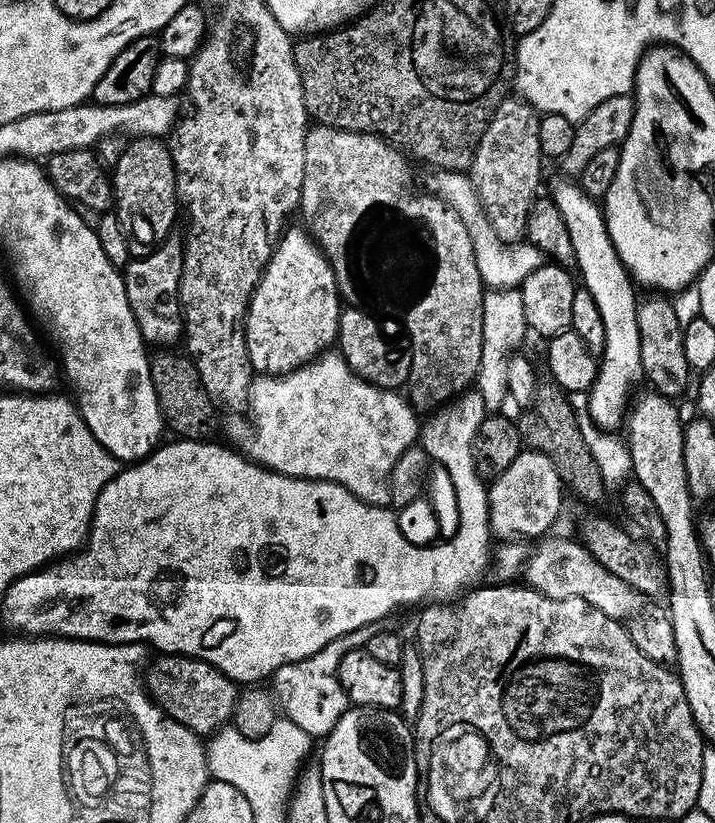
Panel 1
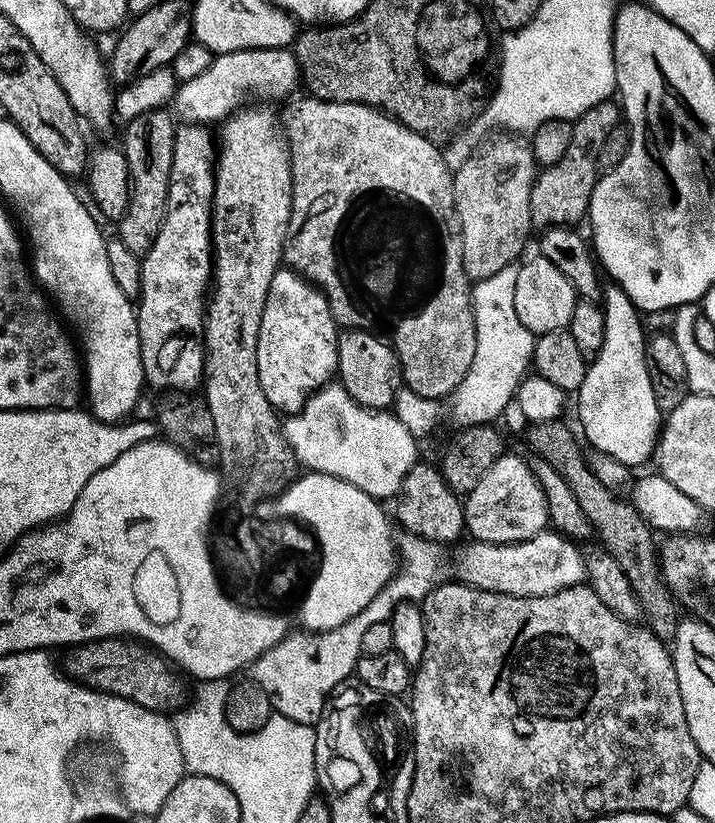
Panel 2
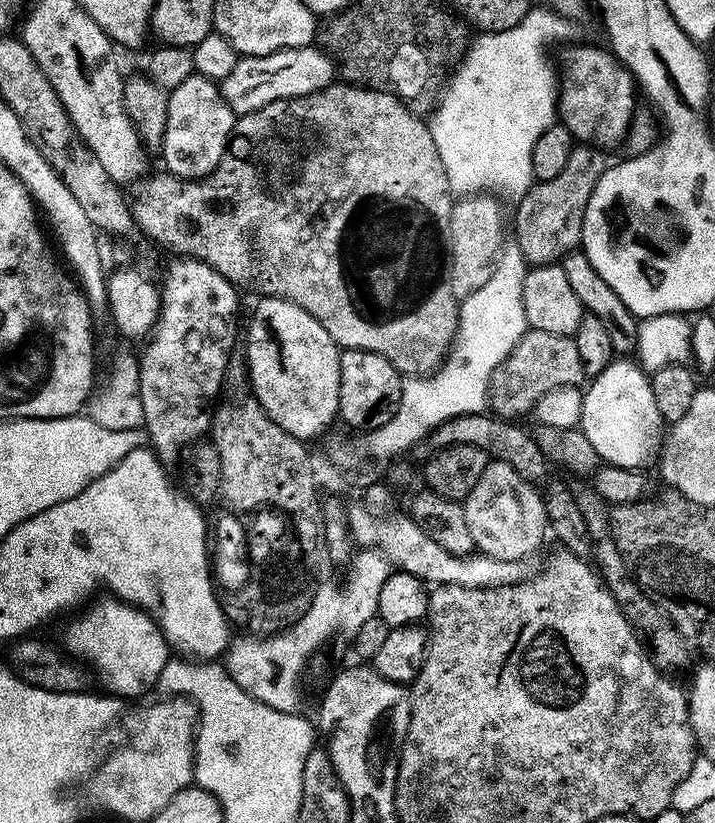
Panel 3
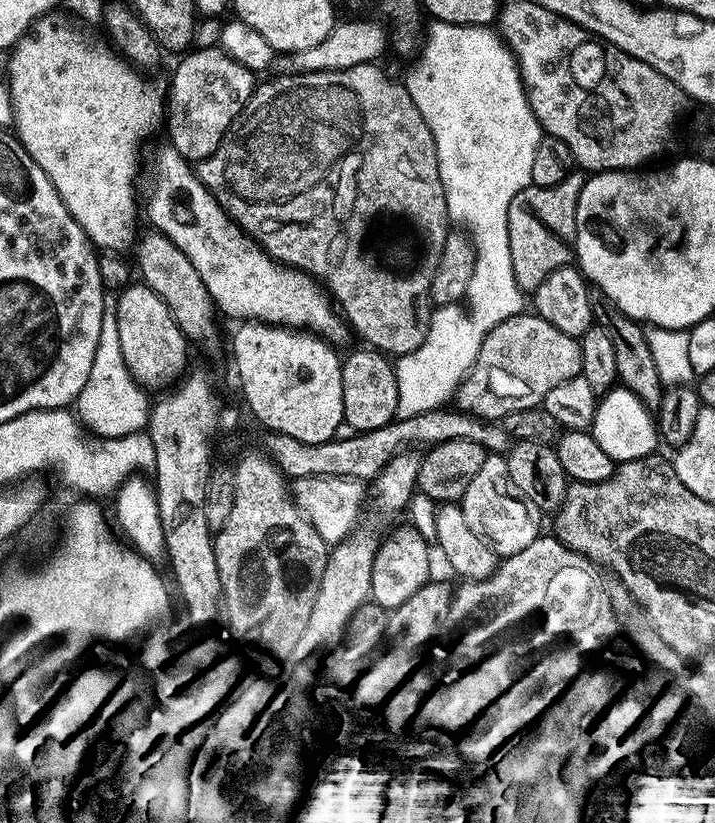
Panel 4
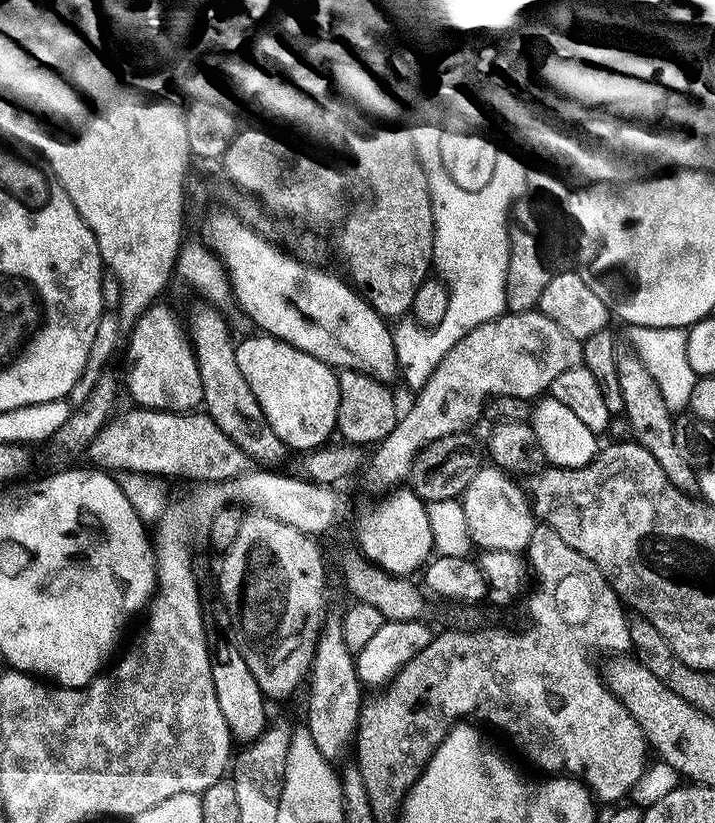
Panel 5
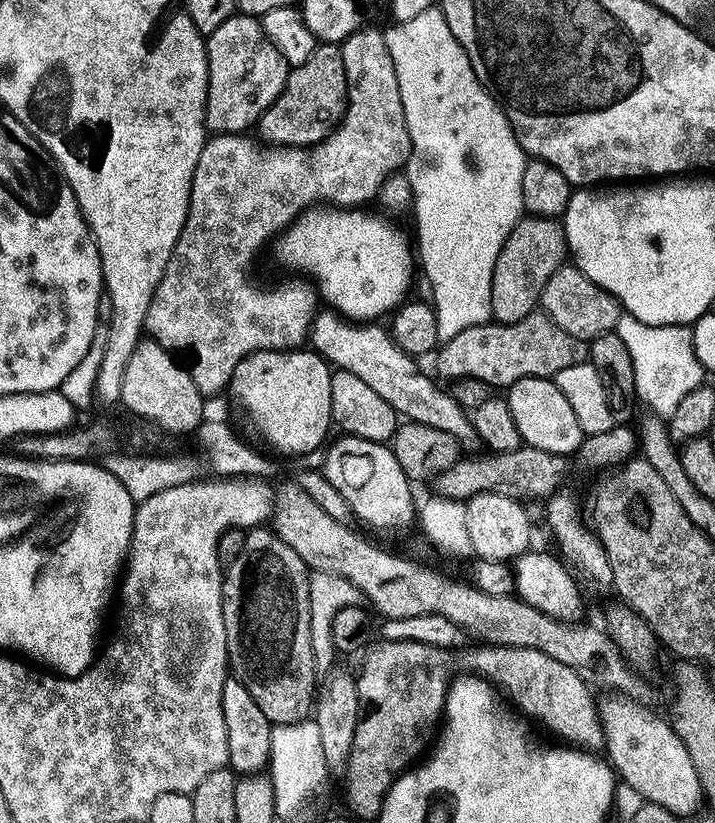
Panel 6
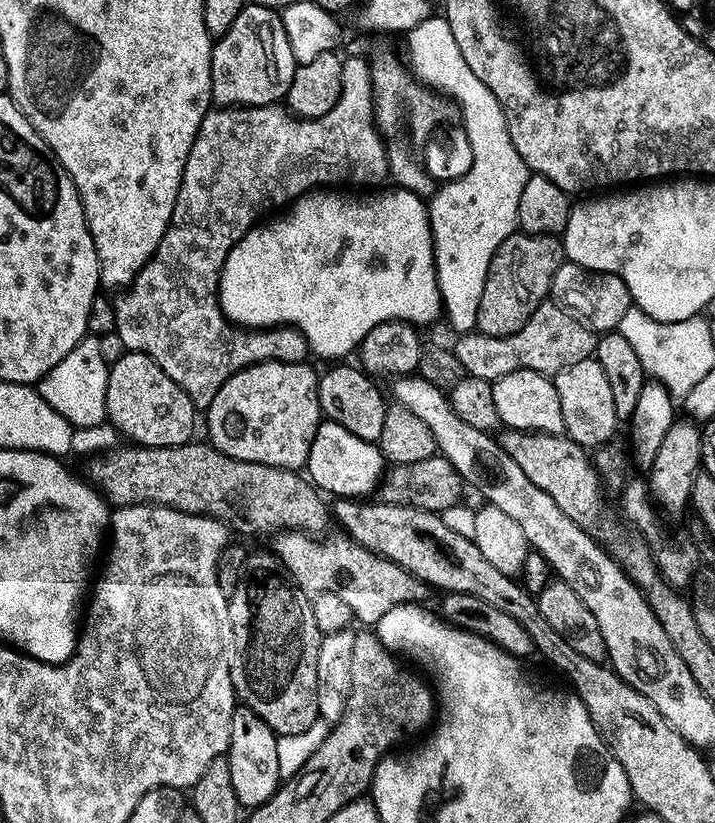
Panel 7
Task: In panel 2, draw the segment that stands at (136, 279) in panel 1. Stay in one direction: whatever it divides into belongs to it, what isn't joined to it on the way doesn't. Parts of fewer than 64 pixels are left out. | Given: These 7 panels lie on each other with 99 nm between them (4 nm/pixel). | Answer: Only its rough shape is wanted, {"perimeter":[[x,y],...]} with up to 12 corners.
{"perimeter":[[181,123],[135,305],[144,382],[204,378],[218,144]]}

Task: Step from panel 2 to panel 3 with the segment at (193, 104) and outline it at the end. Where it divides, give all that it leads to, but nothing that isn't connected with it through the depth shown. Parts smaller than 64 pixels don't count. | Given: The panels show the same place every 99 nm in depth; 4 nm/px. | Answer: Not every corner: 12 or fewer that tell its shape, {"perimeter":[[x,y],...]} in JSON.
{"perimeter":[[311,44],[241,57],[220,85],[236,115],[316,93],[335,59]]}

